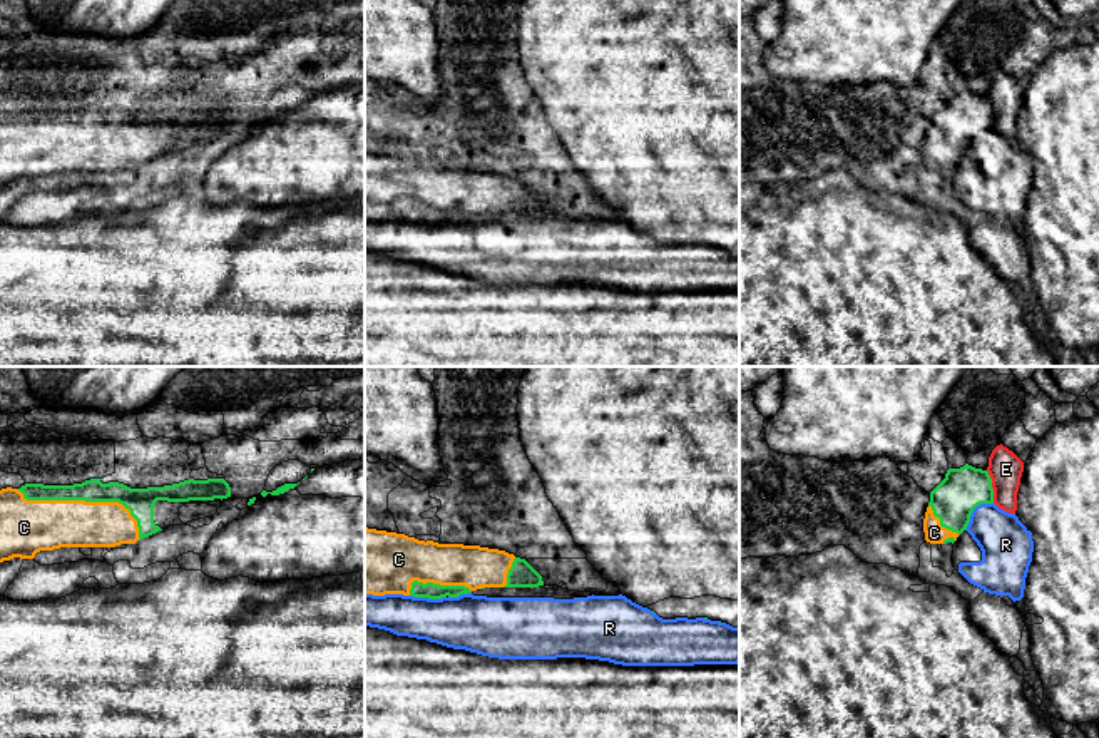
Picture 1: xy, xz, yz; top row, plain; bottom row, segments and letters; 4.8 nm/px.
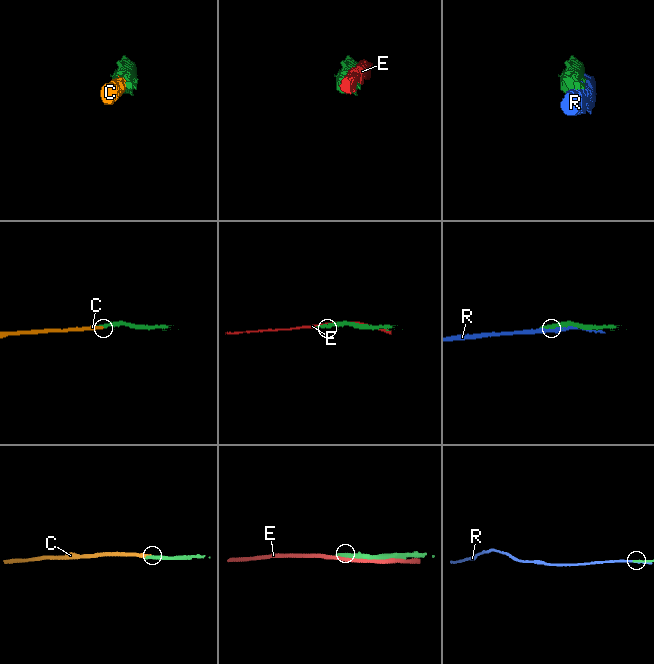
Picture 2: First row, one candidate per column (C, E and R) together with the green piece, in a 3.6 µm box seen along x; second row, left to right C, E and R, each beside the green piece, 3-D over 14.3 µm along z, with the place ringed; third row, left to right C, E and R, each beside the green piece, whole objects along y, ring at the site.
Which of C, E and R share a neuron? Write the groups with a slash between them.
C / E / R

